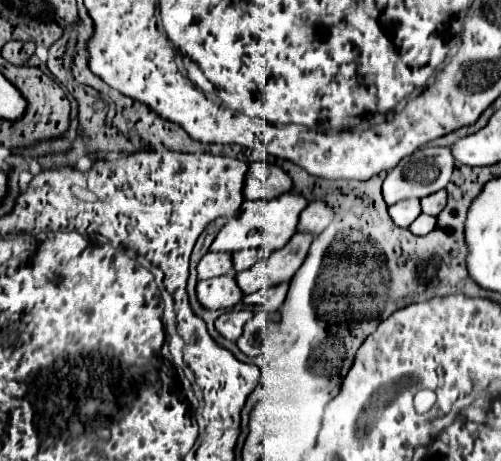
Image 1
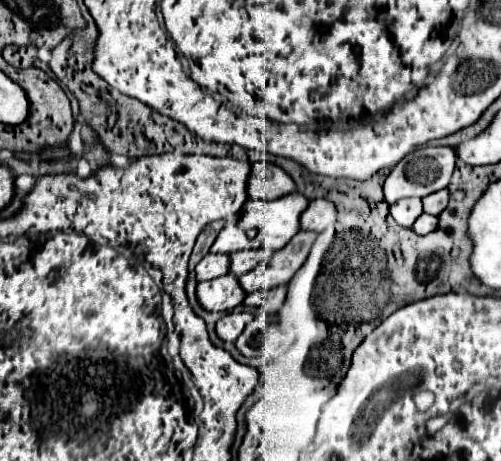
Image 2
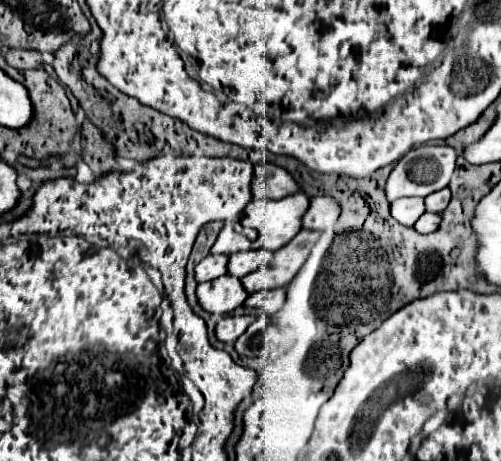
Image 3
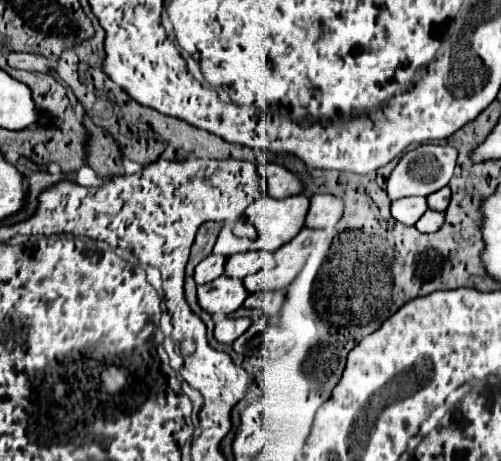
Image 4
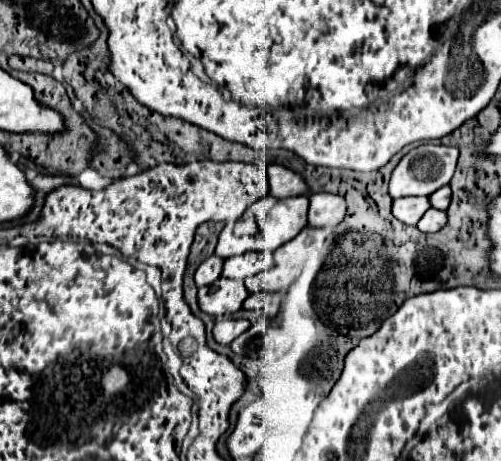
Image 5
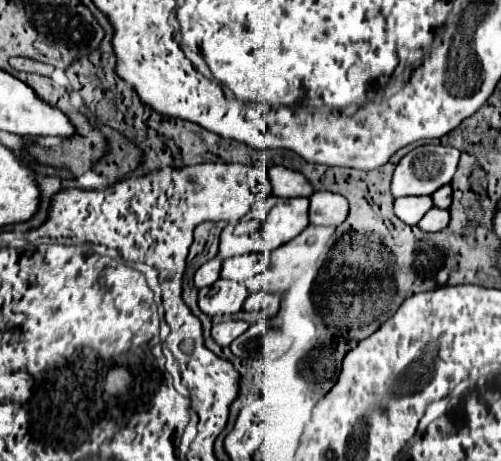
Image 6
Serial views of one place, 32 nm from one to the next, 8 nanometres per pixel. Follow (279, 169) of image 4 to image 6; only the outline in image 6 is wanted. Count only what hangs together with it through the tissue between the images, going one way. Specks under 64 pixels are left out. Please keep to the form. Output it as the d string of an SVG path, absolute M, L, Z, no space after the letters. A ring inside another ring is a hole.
M284 166L270 168L270 182L272 182L272 194L280 198L310 196L314 192L312 184L306 180L304 174L284 168Z

